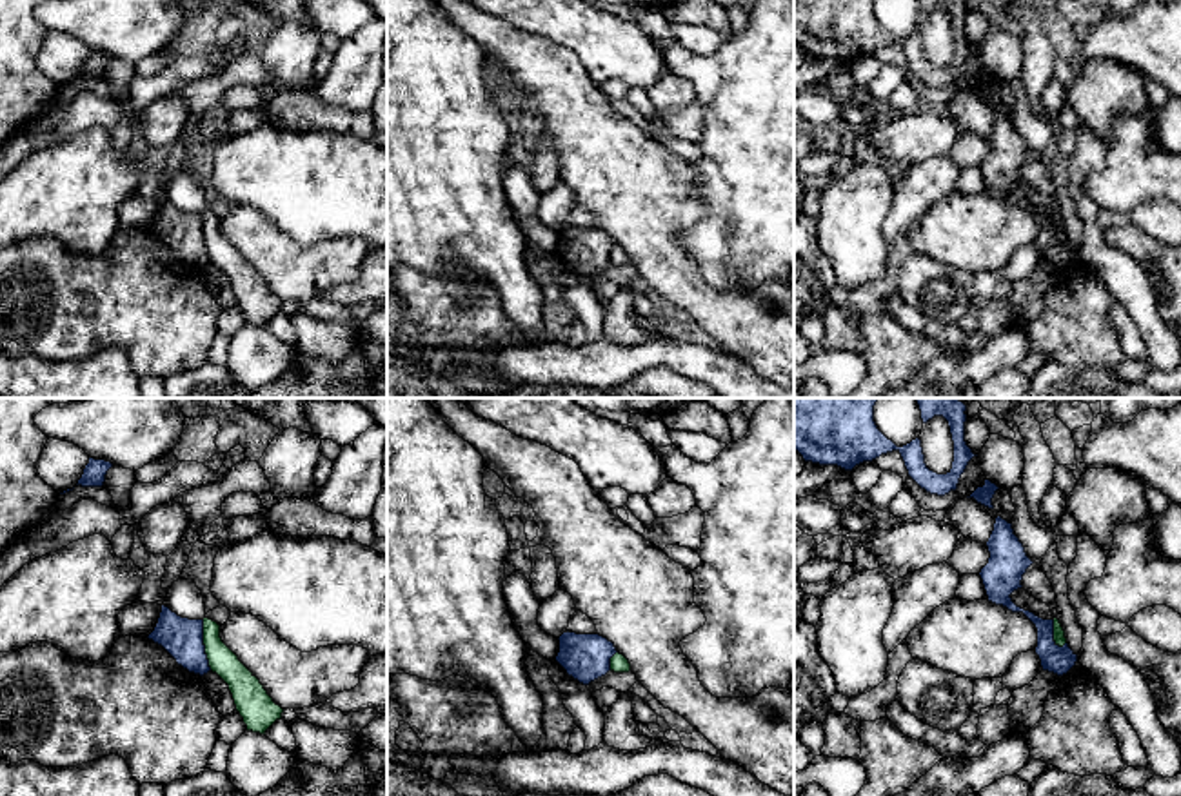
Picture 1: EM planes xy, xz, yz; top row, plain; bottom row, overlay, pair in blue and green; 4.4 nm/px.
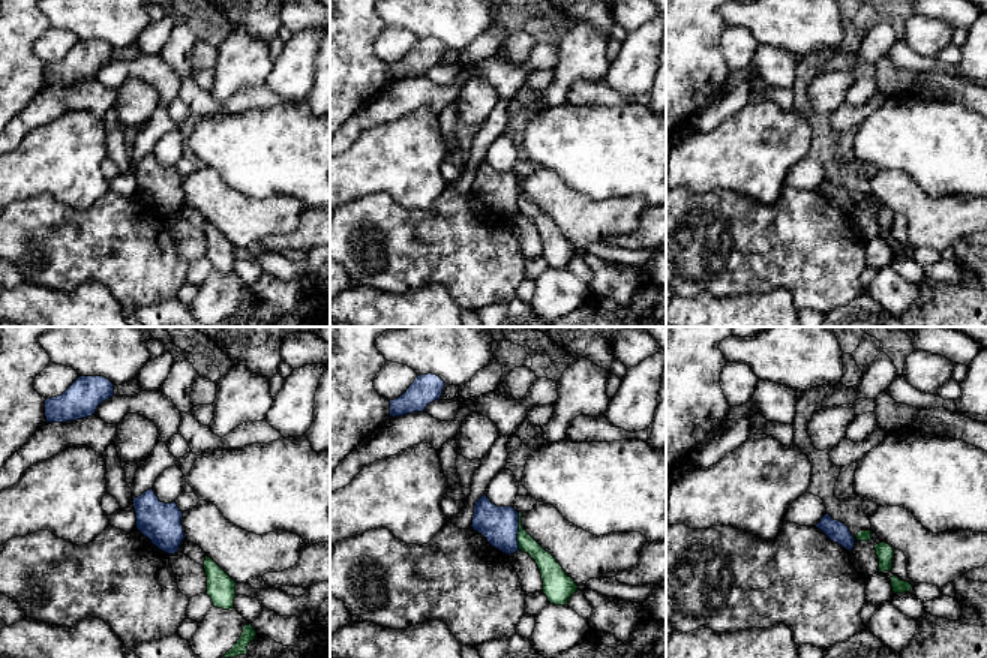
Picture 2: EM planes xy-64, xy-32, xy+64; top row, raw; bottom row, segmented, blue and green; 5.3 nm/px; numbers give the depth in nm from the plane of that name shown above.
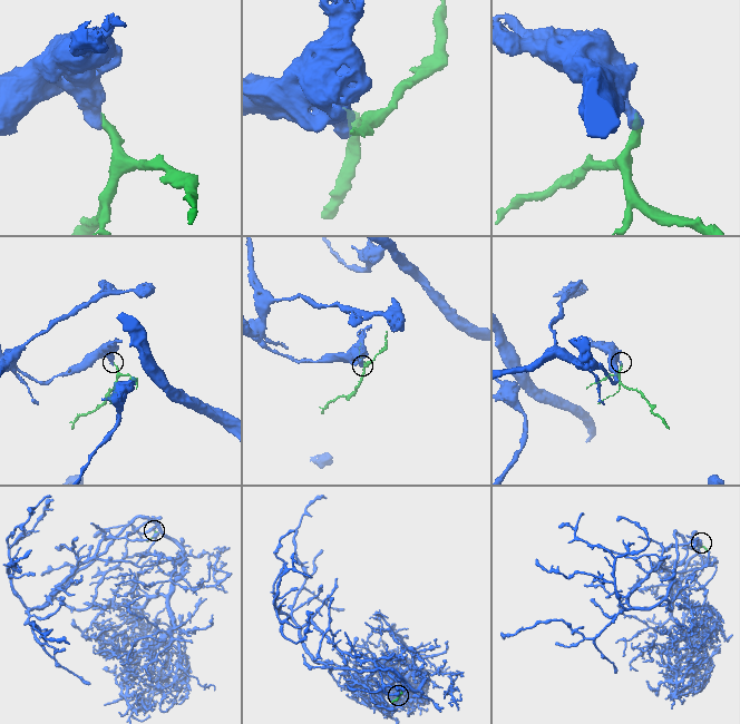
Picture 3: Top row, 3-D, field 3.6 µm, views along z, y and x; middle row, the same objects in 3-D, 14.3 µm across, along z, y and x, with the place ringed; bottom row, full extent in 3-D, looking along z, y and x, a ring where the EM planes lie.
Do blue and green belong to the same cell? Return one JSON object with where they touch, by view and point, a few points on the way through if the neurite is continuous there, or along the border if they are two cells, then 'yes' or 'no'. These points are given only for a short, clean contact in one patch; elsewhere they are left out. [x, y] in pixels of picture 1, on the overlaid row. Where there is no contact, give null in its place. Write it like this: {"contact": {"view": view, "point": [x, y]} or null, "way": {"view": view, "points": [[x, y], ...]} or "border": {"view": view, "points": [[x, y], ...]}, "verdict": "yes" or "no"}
{"contact": {"view": "xy", "point": [204, 646]}, "border": {"view": "xy", "points": [[202, 620], [202, 644], [211, 669]]}, "verdict": "no"}

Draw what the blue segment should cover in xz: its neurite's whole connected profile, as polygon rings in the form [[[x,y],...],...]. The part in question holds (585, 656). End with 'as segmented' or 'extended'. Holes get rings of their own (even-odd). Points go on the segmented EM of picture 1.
[[[563,632],[556,662],[569,676],[583,685],[610,671],[610,658],[618,652],[614,643],[600,634]]]; as segmented

